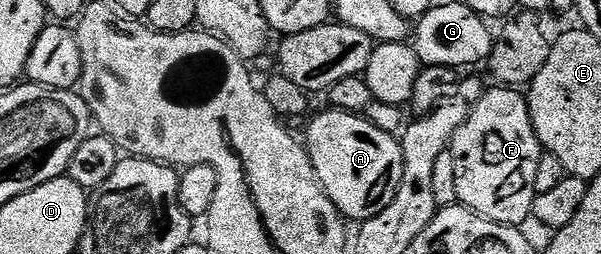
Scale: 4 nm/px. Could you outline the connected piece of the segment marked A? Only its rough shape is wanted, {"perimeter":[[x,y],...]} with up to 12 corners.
{"perimeter":[[311,116],[304,136],[343,218],[380,215],[400,187],[402,146],[365,116]]}

